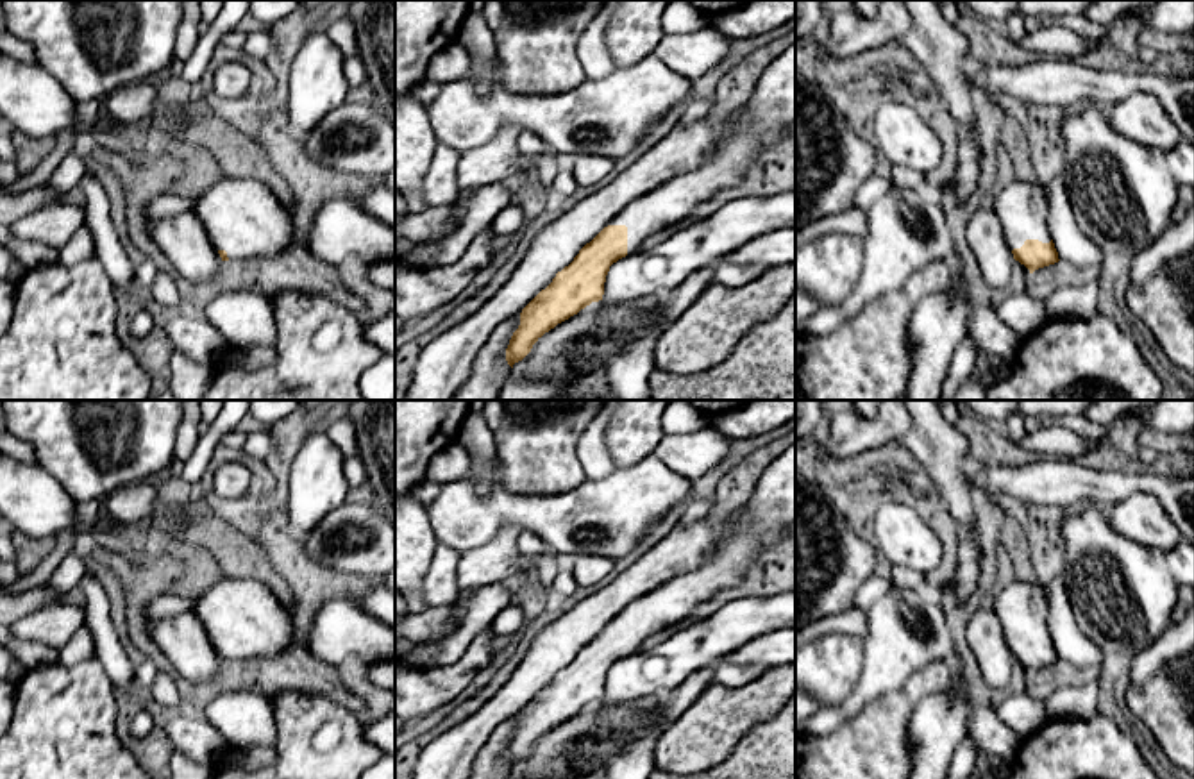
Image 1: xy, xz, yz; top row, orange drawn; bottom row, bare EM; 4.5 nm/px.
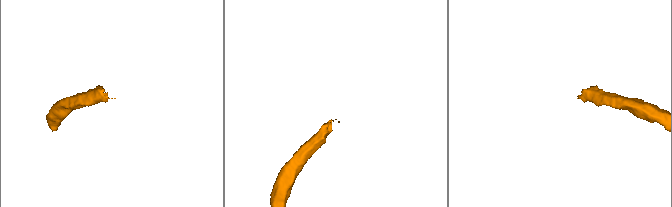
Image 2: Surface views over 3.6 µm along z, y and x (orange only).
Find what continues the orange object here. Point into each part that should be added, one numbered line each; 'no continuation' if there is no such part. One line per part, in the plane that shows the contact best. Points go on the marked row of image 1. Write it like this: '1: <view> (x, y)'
1: xz (664, 186)

